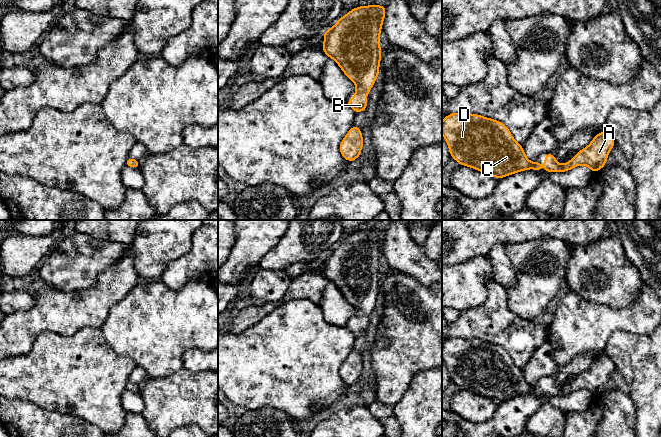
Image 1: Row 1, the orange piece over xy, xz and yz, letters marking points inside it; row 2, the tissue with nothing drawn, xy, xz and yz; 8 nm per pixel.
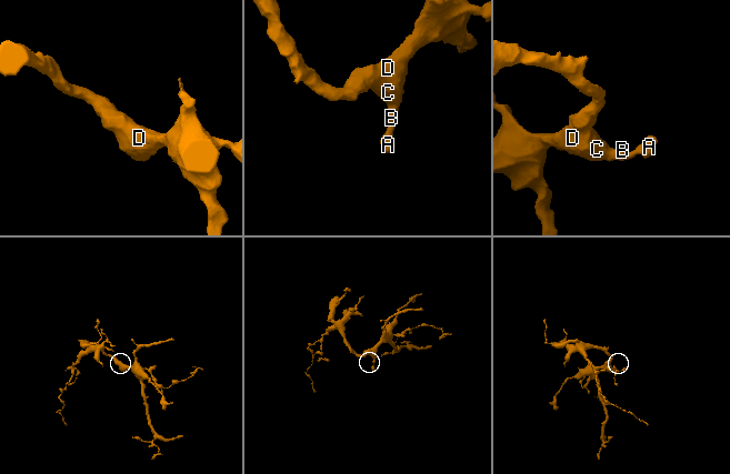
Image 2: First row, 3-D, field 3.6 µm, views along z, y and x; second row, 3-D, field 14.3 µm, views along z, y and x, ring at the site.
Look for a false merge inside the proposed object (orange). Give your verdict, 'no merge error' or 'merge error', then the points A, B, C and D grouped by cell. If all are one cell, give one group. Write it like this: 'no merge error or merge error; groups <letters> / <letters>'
no merge error; groups A B C D

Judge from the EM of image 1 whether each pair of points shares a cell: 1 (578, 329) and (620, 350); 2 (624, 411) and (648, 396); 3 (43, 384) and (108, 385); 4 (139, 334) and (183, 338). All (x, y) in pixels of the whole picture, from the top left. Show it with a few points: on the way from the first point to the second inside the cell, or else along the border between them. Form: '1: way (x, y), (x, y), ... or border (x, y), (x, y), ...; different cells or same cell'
1: border (628, 332), (616, 330), (610, 336), (603, 349); different cells
2: border (628, 395), (634, 407), (636, 426); different cells
3: way (59, 384), (92, 384); same cell
4: way (150, 334), (172, 334); same cell

